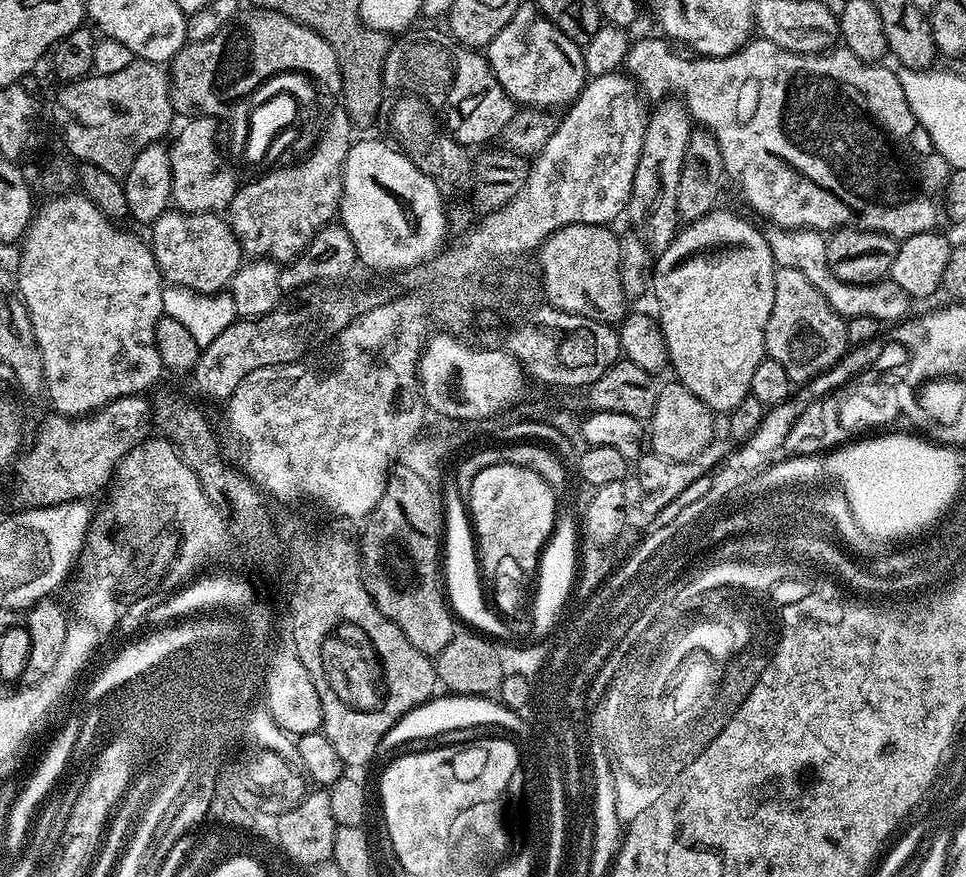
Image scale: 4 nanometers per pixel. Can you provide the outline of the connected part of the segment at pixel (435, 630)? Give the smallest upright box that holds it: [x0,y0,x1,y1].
[360,467,458,658]

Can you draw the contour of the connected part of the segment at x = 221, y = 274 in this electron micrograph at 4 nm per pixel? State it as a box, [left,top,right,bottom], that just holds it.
[150,210,242,292]

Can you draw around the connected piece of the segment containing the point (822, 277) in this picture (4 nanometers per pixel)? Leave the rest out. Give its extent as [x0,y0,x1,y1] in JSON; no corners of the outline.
[766,226,910,322]

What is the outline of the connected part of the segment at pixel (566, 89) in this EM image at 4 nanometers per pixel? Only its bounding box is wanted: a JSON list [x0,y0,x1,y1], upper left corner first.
[486,2,586,109]

